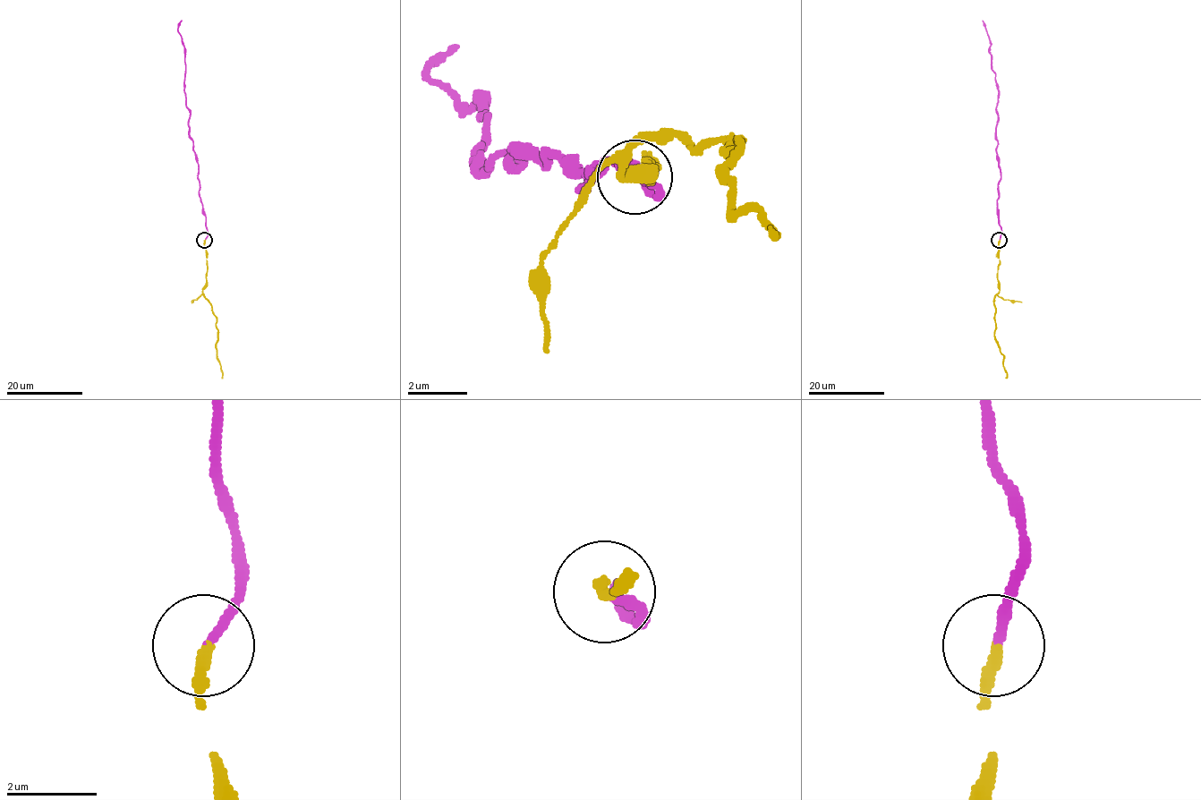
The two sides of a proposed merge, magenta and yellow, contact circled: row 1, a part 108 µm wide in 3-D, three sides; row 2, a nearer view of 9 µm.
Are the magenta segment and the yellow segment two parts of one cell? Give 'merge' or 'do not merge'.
merge

